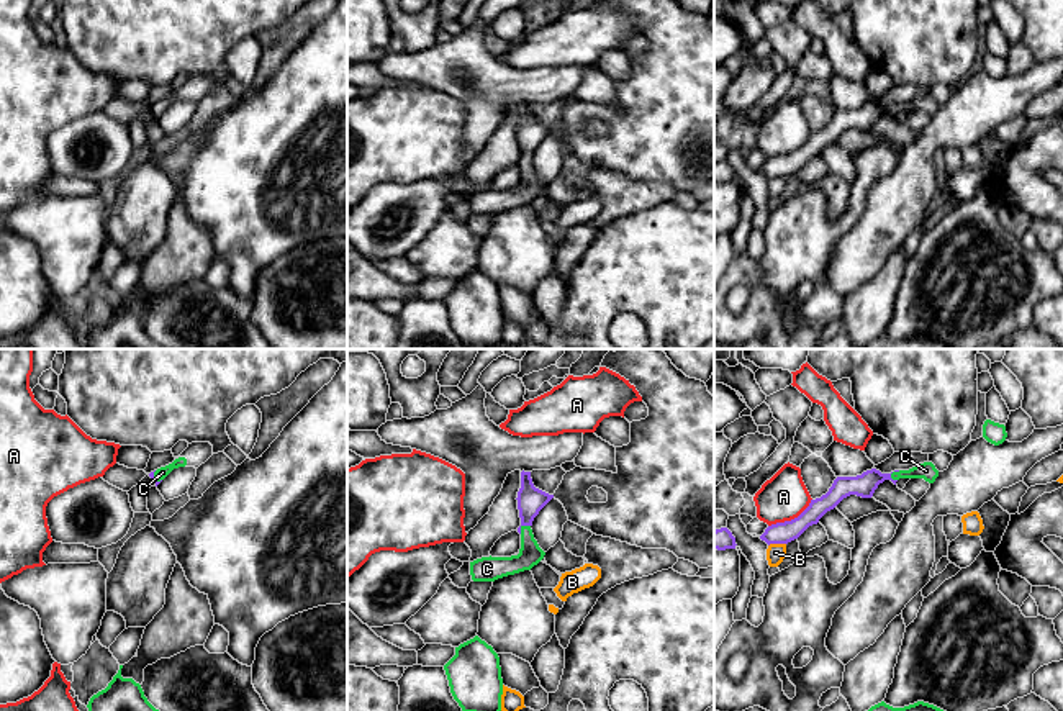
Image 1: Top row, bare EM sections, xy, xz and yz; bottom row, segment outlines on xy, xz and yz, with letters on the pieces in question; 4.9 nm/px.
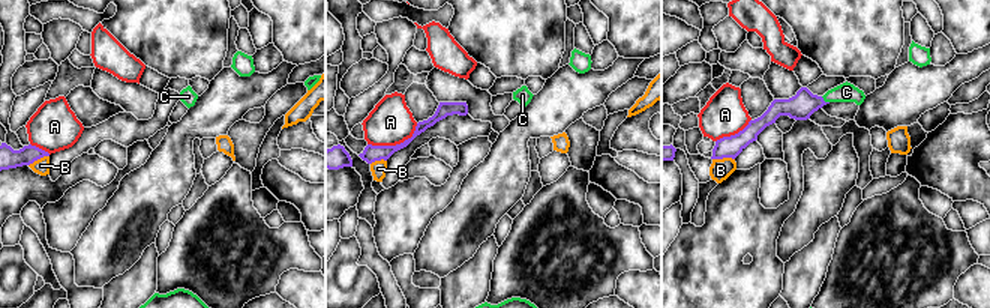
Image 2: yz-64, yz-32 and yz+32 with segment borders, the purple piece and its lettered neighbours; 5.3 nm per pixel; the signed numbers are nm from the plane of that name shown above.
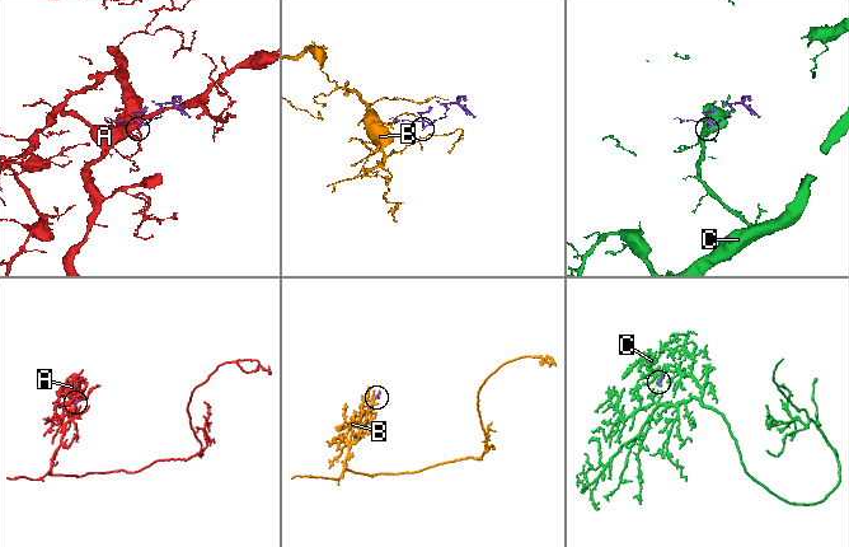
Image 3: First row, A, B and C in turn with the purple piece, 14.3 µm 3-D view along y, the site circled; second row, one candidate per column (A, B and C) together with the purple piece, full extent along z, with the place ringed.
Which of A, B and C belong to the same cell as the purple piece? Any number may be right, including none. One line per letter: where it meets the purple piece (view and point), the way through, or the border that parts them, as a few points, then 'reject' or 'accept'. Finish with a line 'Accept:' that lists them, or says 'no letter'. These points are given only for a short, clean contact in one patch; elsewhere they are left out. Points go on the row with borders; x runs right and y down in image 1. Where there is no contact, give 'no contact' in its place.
A: contact yz (791, 520); reject
B: contact yz (777, 543); border yz (785, 543), (772, 543), (768, 546); reject
C: contact yz (891, 472); way yz (863, 485), (891, 472), (911, 474), (926, 470); accept
Accept: C

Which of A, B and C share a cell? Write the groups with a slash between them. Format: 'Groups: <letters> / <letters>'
Groups: A / B / C

